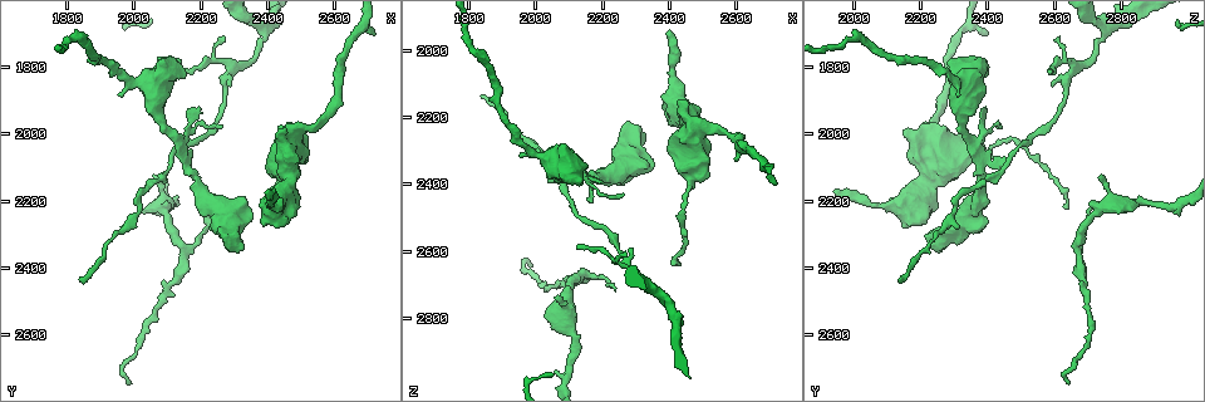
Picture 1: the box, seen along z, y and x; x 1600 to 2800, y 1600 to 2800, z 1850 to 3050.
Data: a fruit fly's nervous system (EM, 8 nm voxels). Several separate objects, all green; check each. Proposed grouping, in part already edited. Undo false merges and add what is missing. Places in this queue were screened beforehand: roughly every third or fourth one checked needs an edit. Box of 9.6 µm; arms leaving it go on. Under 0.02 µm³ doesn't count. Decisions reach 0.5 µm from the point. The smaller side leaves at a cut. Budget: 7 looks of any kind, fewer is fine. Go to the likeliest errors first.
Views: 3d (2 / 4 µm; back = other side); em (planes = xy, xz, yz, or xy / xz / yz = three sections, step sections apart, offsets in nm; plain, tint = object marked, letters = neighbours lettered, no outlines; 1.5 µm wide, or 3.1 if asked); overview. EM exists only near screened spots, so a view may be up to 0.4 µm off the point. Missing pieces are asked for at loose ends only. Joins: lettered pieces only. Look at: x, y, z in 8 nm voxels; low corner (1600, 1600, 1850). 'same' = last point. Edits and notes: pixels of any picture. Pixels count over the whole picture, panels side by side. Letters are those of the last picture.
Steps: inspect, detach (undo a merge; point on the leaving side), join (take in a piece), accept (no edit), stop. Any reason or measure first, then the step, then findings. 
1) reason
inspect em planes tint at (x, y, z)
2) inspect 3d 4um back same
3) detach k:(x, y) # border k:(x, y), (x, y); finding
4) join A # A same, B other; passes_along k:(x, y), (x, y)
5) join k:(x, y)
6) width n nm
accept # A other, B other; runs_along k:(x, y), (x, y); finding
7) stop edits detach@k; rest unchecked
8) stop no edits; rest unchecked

branch stops here
inspect 3d 4um at (2030, 2230, 2800)

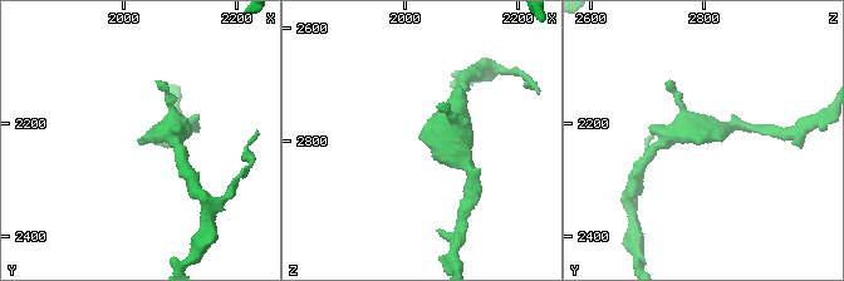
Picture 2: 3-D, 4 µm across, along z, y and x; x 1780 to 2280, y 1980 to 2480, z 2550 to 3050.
need the tissue
inspect em yz step 8 letters at (2025, 2235, 2805)

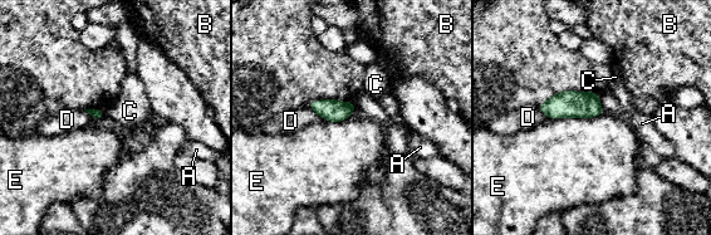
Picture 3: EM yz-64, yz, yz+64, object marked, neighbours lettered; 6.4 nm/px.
another direction
inspect em planes letters same

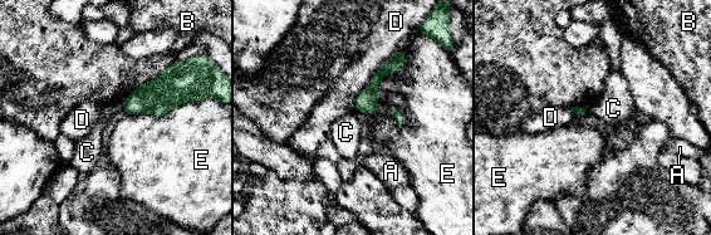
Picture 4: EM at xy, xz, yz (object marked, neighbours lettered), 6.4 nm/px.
accept # A other, B other, C other, D other, E other; runs_along 4:(401, 59), (376, 78), (358, 106); no lettered piece goes on from it

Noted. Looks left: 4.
an open end
inspect 3d 2um at (2720, 1710, 2400)

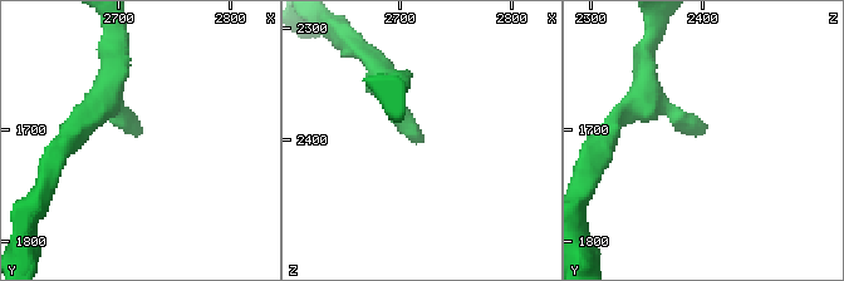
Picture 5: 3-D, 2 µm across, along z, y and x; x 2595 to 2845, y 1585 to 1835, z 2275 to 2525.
shape alone is not enough
inspect em planes letters at (2718, 1706, 2400)

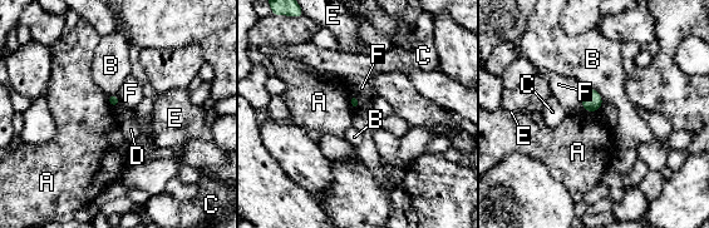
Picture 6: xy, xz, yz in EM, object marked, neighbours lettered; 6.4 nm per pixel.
accept # A other, B other, C other, D other, E other, F other; border 6:(360, 100), (358, 108); no lettered piece goes on from it

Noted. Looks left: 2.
stop no edits; rest unchecked

